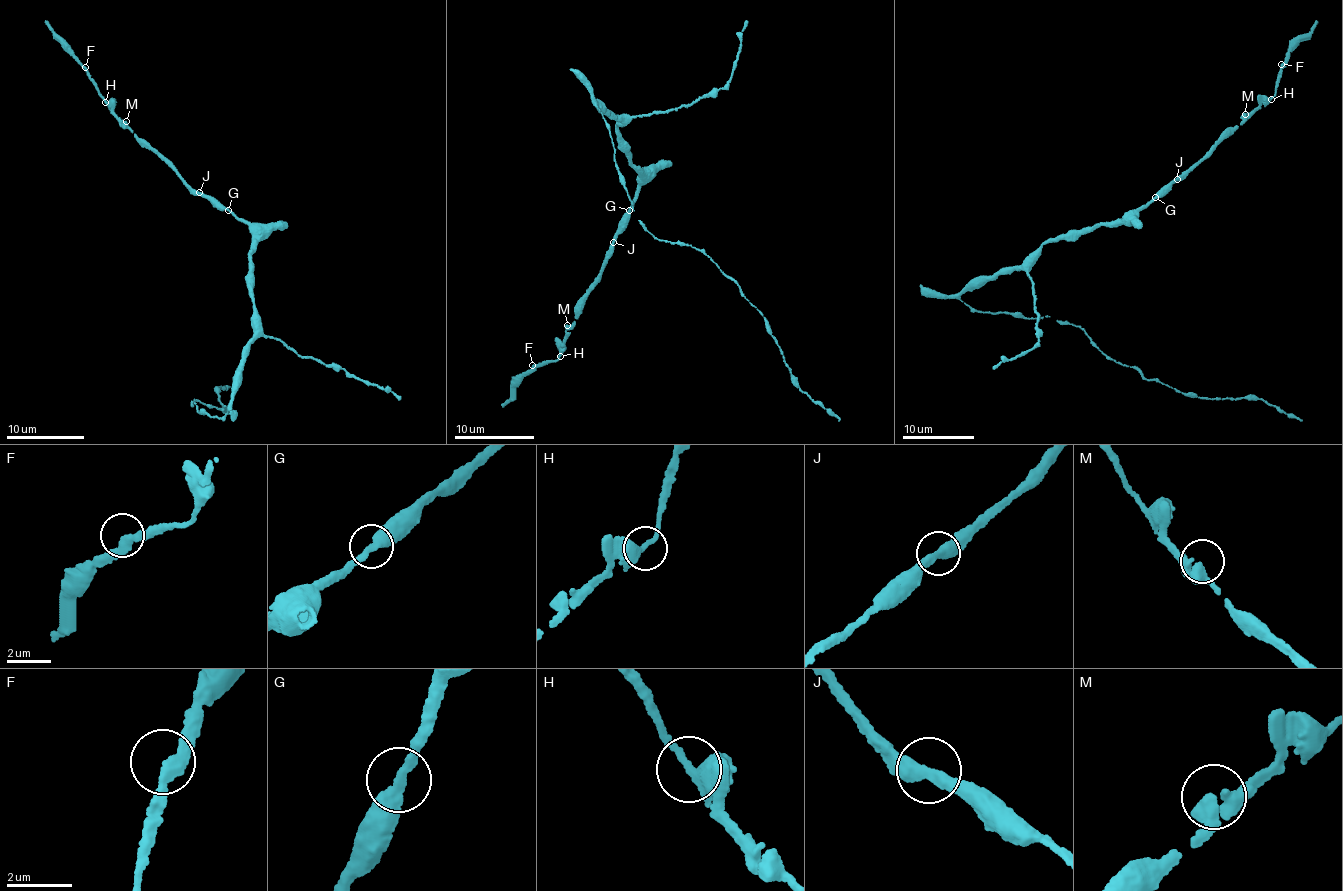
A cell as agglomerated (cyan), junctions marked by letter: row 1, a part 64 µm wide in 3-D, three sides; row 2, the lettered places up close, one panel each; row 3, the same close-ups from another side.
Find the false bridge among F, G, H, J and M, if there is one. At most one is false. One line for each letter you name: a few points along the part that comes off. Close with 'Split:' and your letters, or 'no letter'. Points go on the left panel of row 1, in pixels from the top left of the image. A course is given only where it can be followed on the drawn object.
Split: no letter

